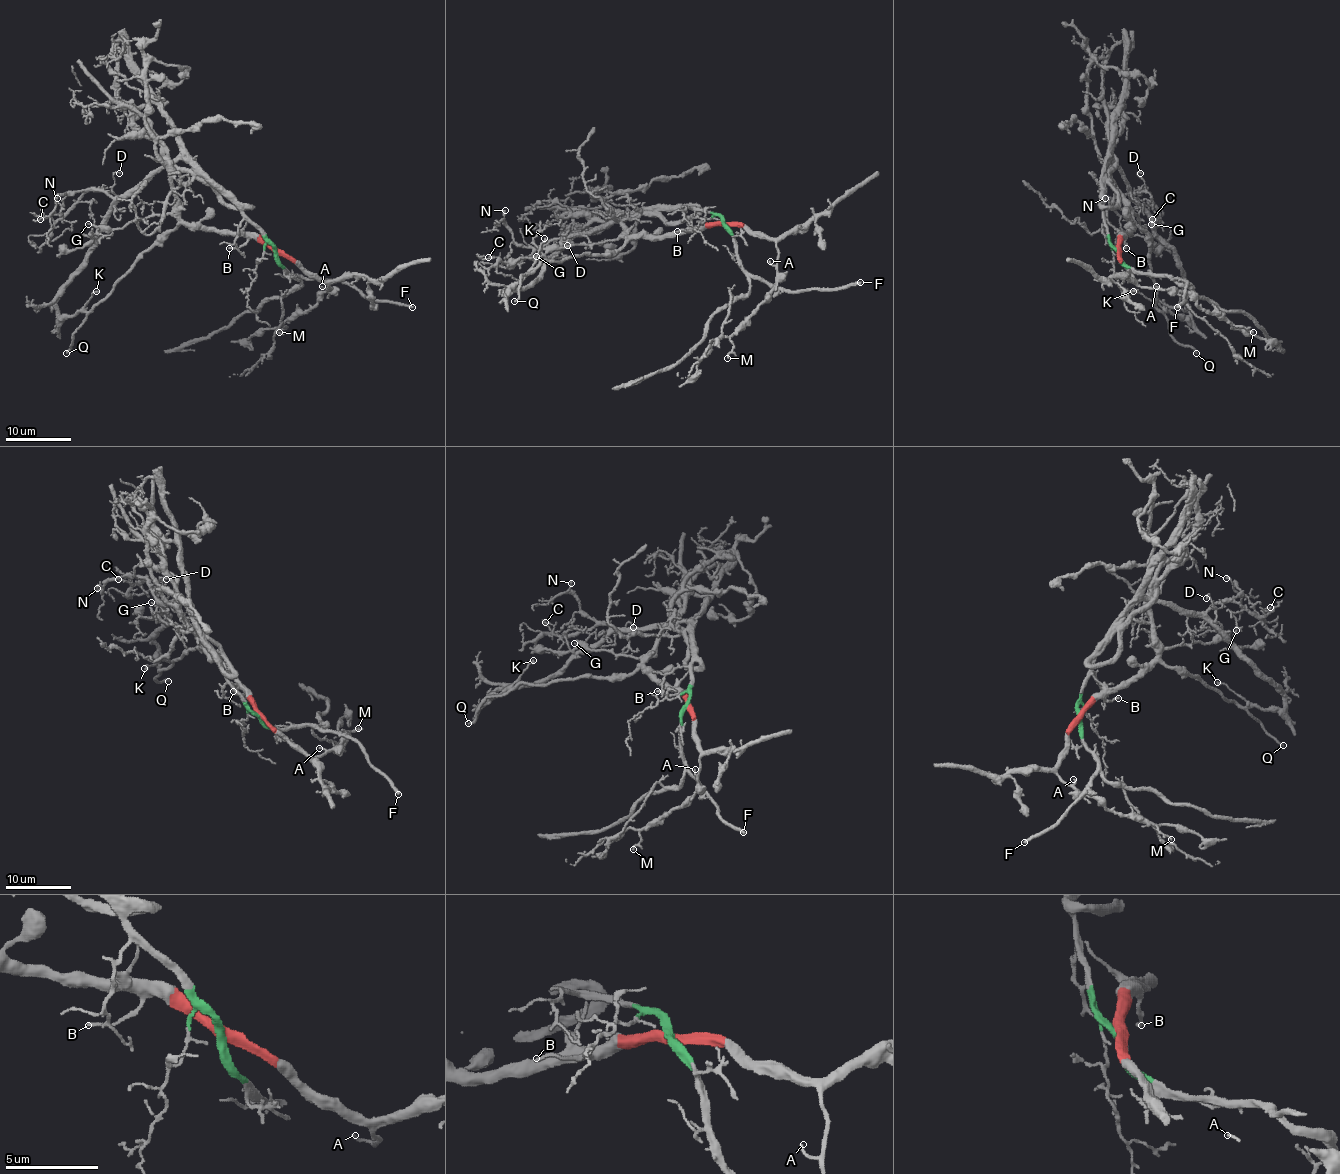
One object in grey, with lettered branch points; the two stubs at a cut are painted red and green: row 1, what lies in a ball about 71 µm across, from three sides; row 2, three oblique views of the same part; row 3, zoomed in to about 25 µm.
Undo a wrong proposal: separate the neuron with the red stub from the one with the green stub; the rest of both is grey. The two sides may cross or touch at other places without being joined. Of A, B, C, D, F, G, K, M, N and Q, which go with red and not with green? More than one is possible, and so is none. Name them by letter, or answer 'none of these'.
A, B, K, M, Q

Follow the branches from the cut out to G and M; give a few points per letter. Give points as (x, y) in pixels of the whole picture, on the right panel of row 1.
G: (1118, 251), (1102, 207), (1102, 189), (1116, 165), (1133, 197), (1137, 191), (1152, 197), (1155, 220), (1150, 223)
M: (1118, 251), (1118, 259), (1139, 285), (1183, 290), (1199, 306), (1220, 313), (1253, 332)

